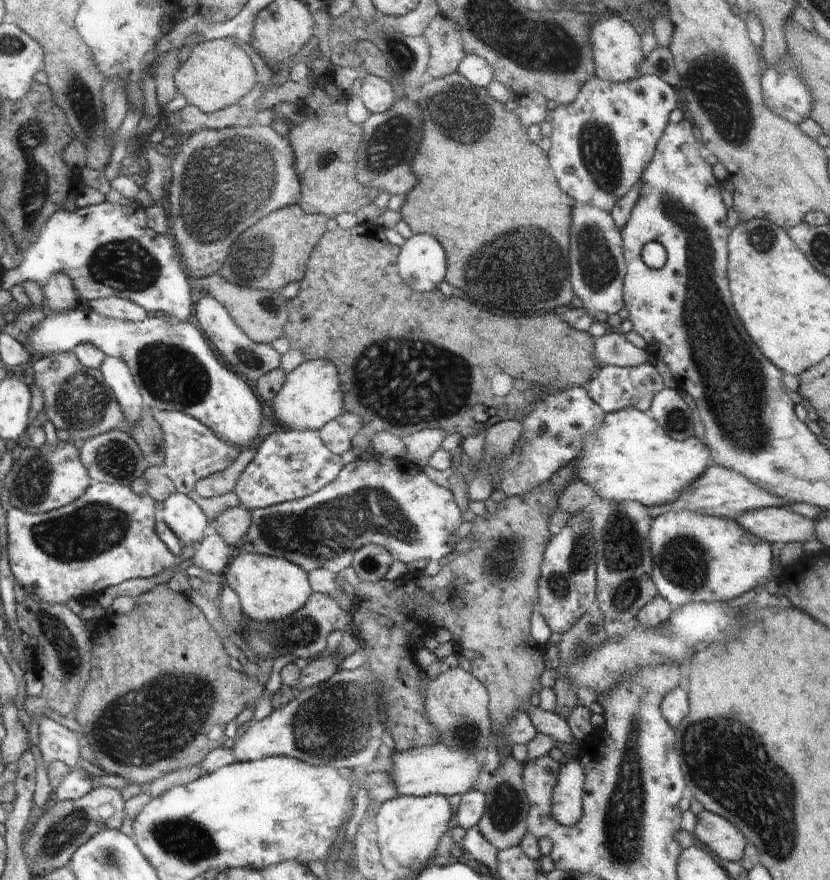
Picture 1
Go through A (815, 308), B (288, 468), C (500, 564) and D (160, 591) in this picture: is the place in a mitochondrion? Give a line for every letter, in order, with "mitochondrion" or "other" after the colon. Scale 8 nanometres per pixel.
A: other
B: other
C: mitochondrion
D: other

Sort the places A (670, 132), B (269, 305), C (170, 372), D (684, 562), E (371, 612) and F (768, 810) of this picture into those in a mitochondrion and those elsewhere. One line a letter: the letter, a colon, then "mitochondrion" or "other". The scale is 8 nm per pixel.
A: other
B: mitochondrion
C: mitochondrion
D: mitochondrion
E: other
F: mitochondrion

